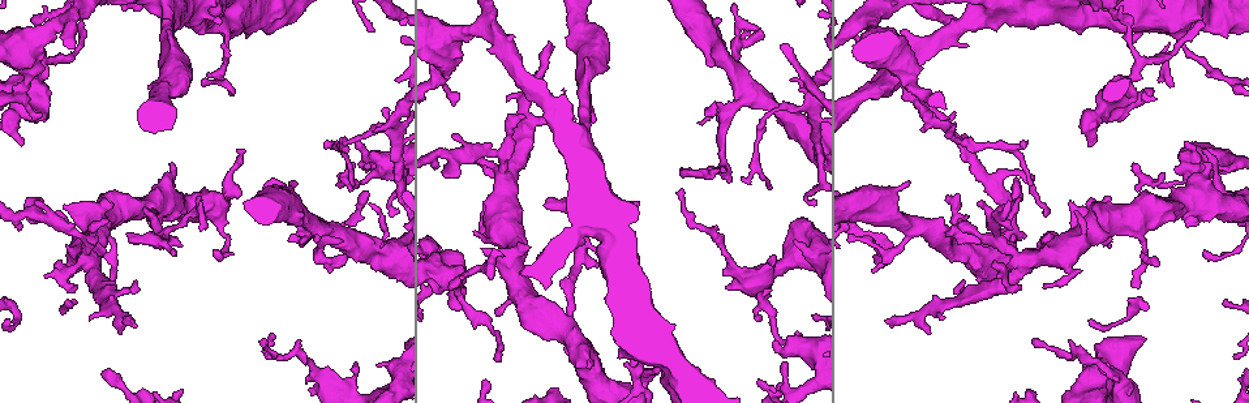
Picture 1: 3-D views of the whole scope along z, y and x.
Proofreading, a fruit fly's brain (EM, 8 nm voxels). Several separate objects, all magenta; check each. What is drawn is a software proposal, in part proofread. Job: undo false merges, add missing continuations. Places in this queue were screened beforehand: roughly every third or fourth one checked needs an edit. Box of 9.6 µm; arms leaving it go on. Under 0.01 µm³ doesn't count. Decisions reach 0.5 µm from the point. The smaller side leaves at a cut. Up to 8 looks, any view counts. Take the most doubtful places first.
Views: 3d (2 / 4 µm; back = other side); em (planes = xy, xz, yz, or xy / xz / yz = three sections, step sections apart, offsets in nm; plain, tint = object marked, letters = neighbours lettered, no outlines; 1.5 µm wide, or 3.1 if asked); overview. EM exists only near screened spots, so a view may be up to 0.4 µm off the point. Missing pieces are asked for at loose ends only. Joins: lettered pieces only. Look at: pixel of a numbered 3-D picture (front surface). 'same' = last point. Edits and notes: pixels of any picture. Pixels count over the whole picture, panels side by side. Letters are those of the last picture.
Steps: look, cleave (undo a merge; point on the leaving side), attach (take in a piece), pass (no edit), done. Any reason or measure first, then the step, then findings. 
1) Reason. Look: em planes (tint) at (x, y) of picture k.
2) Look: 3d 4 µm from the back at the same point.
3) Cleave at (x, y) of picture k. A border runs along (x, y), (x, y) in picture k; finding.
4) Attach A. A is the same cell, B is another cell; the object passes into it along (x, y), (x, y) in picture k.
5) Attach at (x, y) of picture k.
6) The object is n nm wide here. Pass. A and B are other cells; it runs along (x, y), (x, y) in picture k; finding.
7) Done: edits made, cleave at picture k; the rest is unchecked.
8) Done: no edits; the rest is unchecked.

An open end. Look: em planes (plain) at (1111, 200) of picture 1.

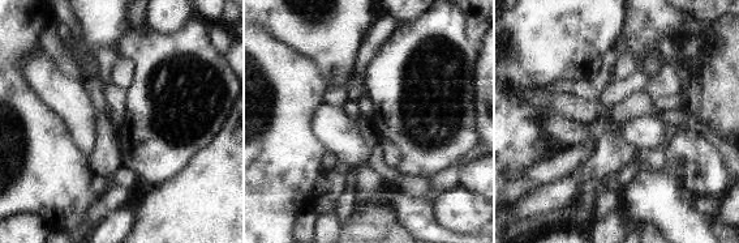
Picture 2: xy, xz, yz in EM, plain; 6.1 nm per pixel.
What lies round it. Look: em planes (letters) at the same point.

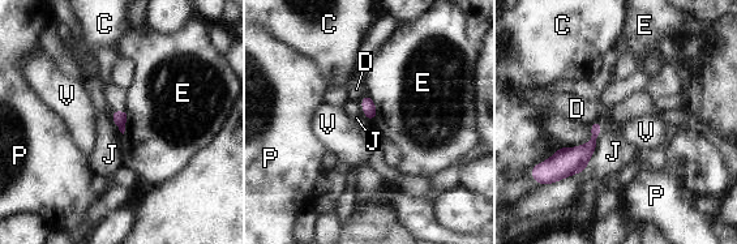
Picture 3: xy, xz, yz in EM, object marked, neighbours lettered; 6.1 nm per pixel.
The longest contact is with J, 500 nm. Pass. C, D, E, J, P and V are other cells; no lettered piece goes on from it.

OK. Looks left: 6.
Look: em yz step 4 (letters) at (1186, 141) of picture 1.

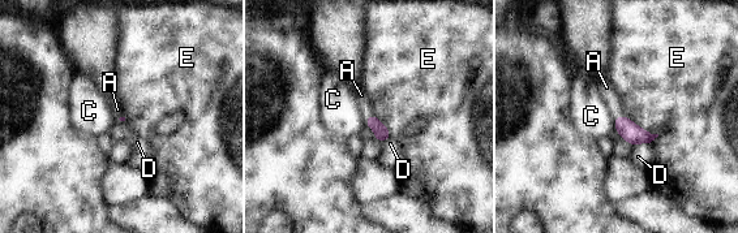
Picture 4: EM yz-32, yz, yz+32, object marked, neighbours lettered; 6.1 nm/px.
The longest contact is with E, 260 nm. Attach A. A is the same cell, C, D and E are other cells; the object passes into it along (629, 130), (618, 116), (606, 87) in picture 4; the cell continues.

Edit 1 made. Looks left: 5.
Thin end. Look: 3d 4 µm at (1106, 363) of picture 1.

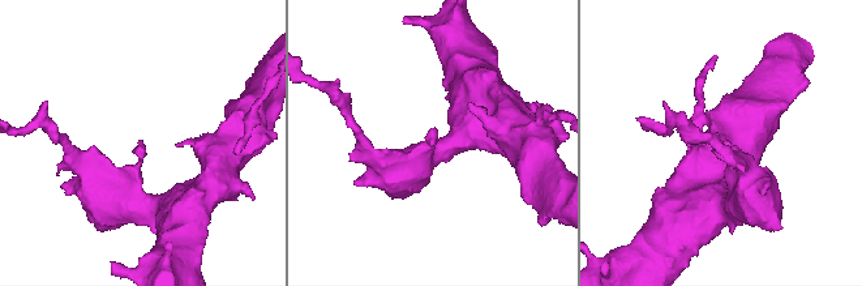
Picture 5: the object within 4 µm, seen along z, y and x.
Need the tissue. Look: em yz step 8 (letters) at (433, 142) of picture 5.

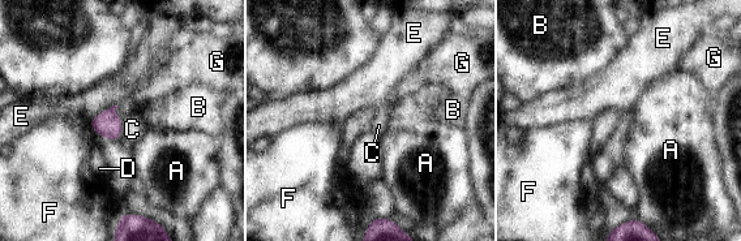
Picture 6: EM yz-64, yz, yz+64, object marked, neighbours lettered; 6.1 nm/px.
Pass. A, B, C, D, E, F and G are other cells; none of them fits.

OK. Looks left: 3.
Look: em yz step 4 (letters) at (441, 247) of picture 1.

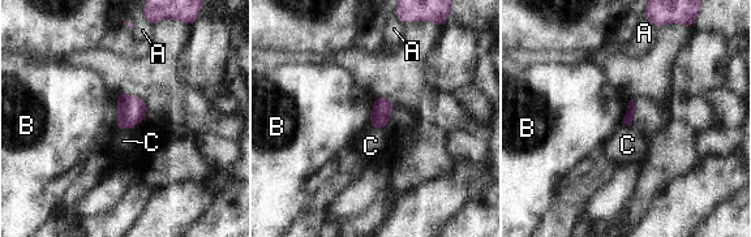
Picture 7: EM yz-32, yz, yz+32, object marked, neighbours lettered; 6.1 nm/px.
Pass. A, B and C are other cells; a border runs along (115, 94), (116, 126) in picture 7; none of them fits.

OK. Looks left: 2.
Done: edits made, attach at picture 4; the rest is unchecked.

